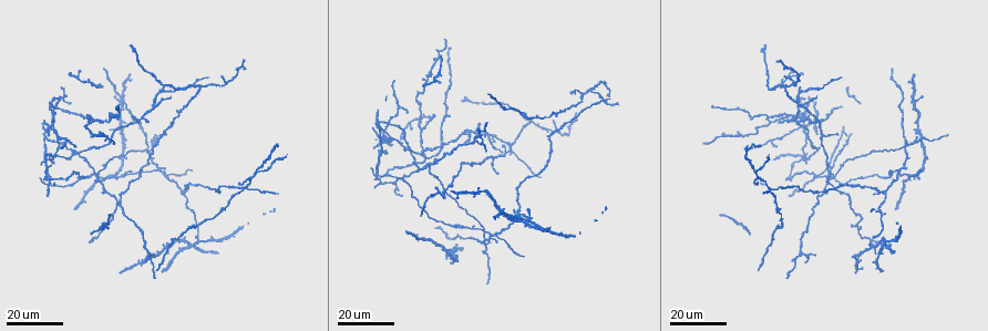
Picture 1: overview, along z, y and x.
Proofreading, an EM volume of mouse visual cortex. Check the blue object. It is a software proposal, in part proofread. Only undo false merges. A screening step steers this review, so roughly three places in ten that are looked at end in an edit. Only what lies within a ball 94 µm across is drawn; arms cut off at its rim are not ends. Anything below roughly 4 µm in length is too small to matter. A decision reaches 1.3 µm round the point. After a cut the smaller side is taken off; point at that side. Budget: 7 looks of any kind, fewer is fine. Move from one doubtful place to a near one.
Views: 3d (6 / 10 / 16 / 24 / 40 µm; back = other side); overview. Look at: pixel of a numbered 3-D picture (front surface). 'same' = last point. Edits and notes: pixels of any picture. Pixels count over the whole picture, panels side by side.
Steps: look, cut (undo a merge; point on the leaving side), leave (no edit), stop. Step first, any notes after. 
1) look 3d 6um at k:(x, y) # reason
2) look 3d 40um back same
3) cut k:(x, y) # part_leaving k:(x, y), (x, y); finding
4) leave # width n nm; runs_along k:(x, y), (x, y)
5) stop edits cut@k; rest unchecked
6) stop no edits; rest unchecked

look 3d 16um at 1:(801, 254)

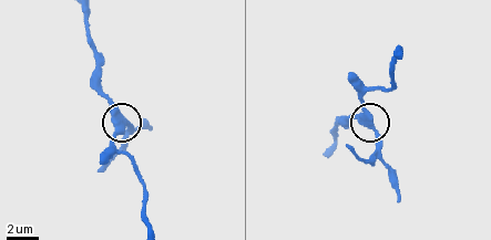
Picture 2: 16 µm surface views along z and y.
look 3d 6um at 2:(125, 124) # zoom in

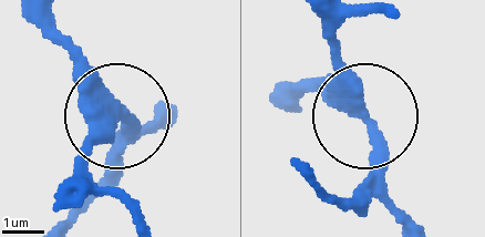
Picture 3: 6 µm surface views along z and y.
leave # runs_along 3:(288, 92), (352, 103), (383, 205); one cell here

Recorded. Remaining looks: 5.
look 3d 16um at 1:(589, 92) # arms part here

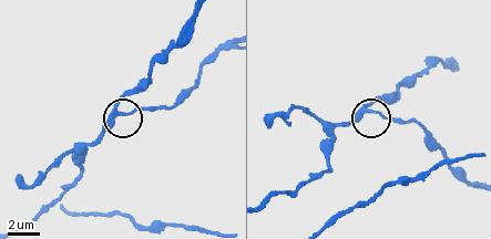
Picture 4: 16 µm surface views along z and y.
look 3d 6um at 4:(115, 114)

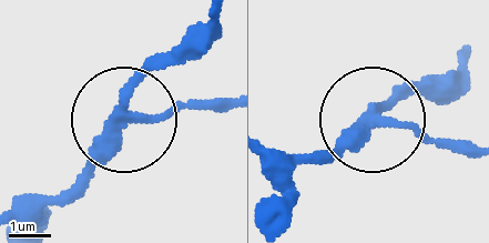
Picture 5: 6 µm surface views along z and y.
leave # side_arm 16 um; continuous, no second cell

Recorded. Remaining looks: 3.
look 3d 24um at 1:(898, 173) # four-way junction

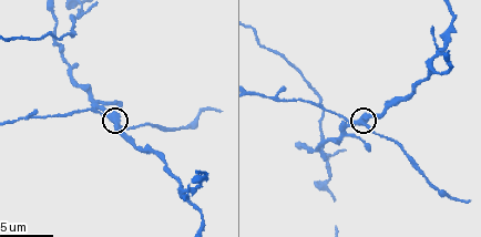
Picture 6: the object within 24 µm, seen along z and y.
look 3d 6um at 6:(116, 120)

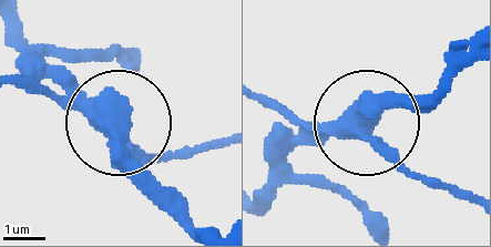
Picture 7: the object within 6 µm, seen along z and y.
look 3d 6um back at 7:(120, 127) # other side

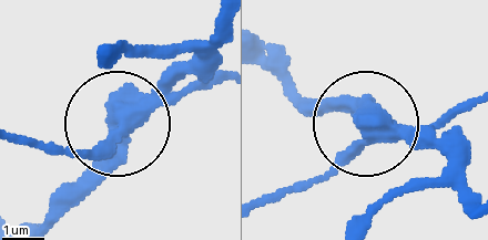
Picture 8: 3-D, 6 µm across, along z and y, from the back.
cut 8:(194, 89) # part_leaving 8:(148, 114), (219, 79); a second cell is stuck on

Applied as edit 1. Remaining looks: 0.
stop edits cut@8; rest unchecked

